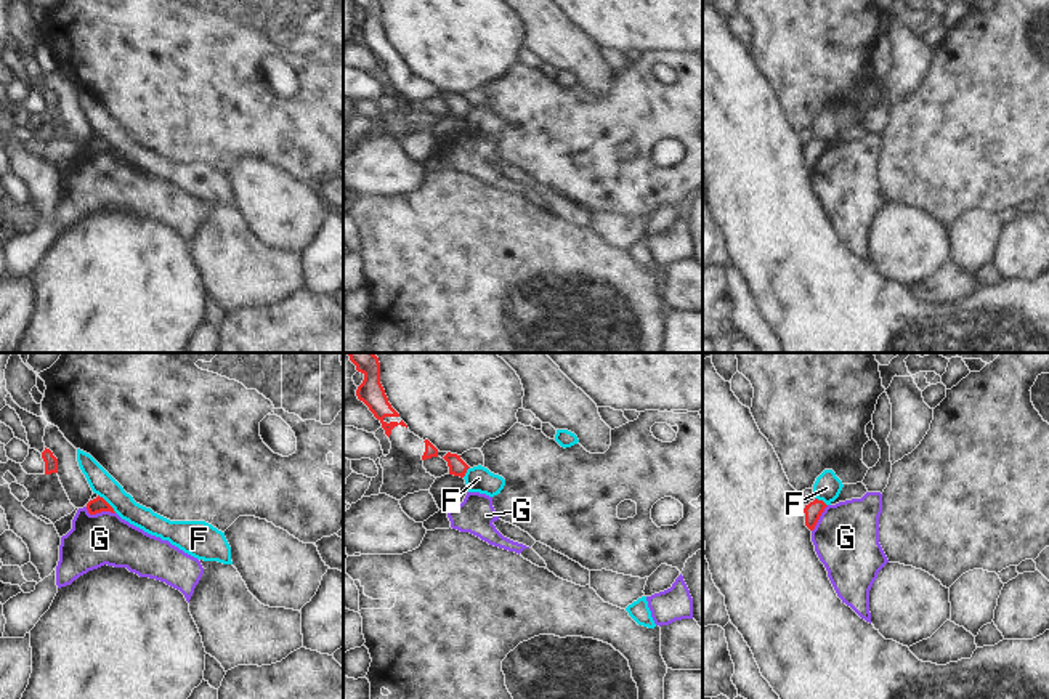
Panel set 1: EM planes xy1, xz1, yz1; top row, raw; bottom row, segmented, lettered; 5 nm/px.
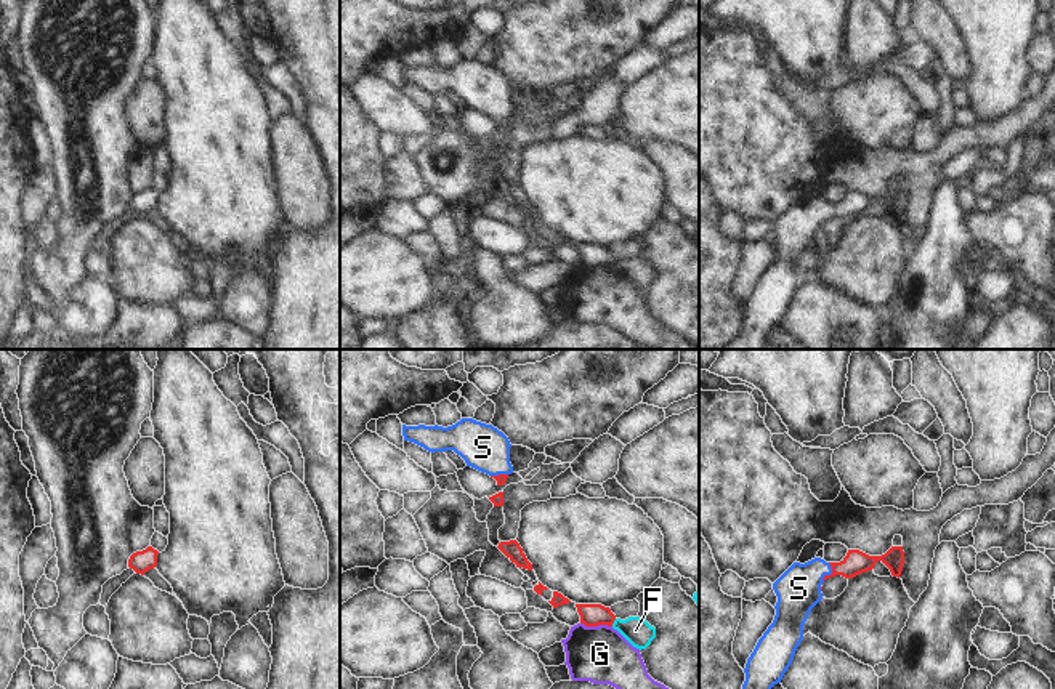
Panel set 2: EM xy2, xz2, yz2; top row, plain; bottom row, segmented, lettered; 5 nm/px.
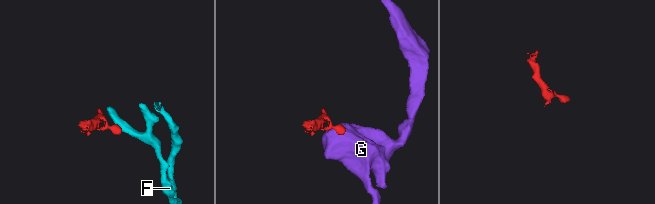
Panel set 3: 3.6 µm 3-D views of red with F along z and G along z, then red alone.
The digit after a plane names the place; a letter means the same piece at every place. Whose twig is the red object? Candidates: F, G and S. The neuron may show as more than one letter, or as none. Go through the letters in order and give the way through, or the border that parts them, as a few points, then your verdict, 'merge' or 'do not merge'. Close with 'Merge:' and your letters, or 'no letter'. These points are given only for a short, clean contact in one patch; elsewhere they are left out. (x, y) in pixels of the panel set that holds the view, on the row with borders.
F: border xy1 (98, 494), (116, 512); do not merge
G: border xy1 (85, 507), (90, 513), (114, 513); do not merge
S: way yz2 (855, 563), (832, 572), (815, 572), (799, 588); merge
Merge: S

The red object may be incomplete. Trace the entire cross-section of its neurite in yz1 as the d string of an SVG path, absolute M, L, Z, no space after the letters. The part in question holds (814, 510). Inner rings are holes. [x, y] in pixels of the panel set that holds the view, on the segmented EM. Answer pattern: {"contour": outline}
{"contour": "M815 499L808 505L805 505L804 513L805 513L805 526L813 531L821 513L824 511L828 505L823 500Z"}

